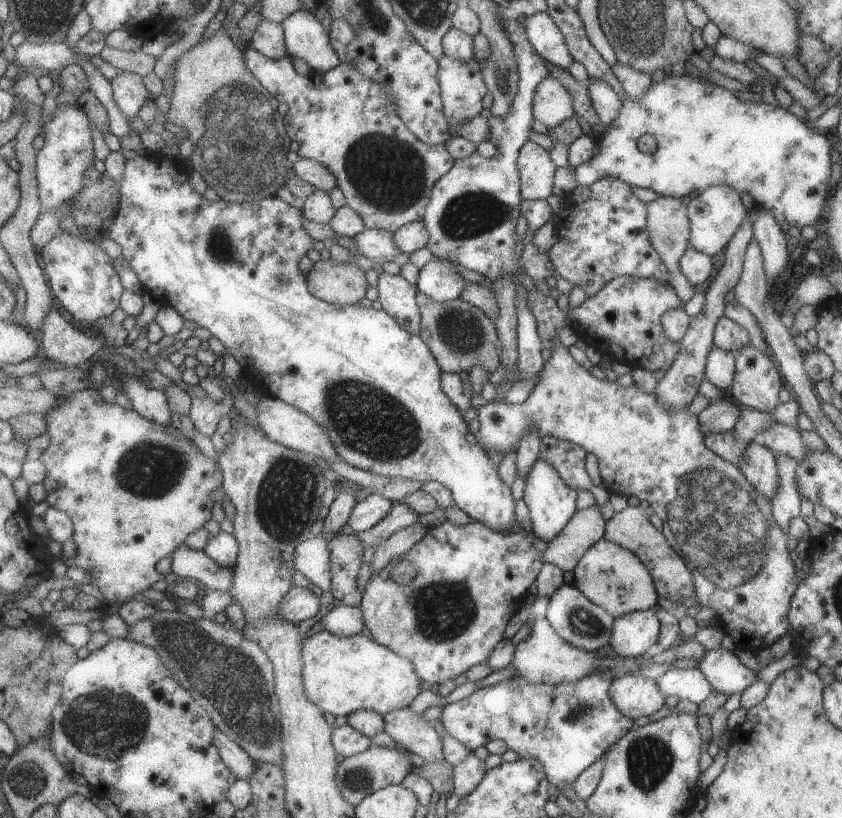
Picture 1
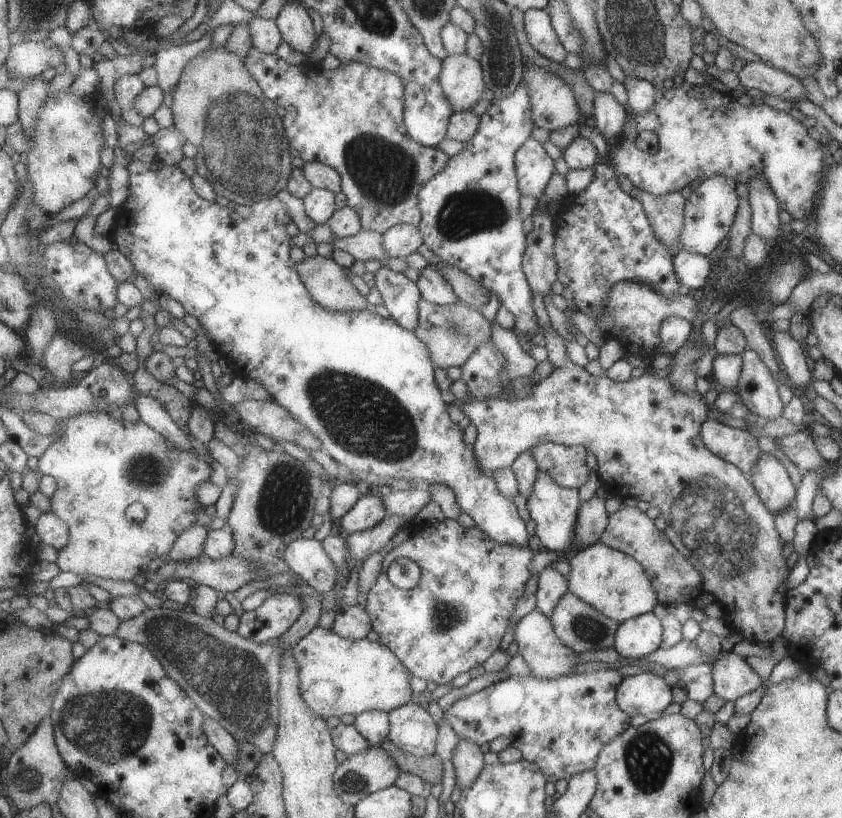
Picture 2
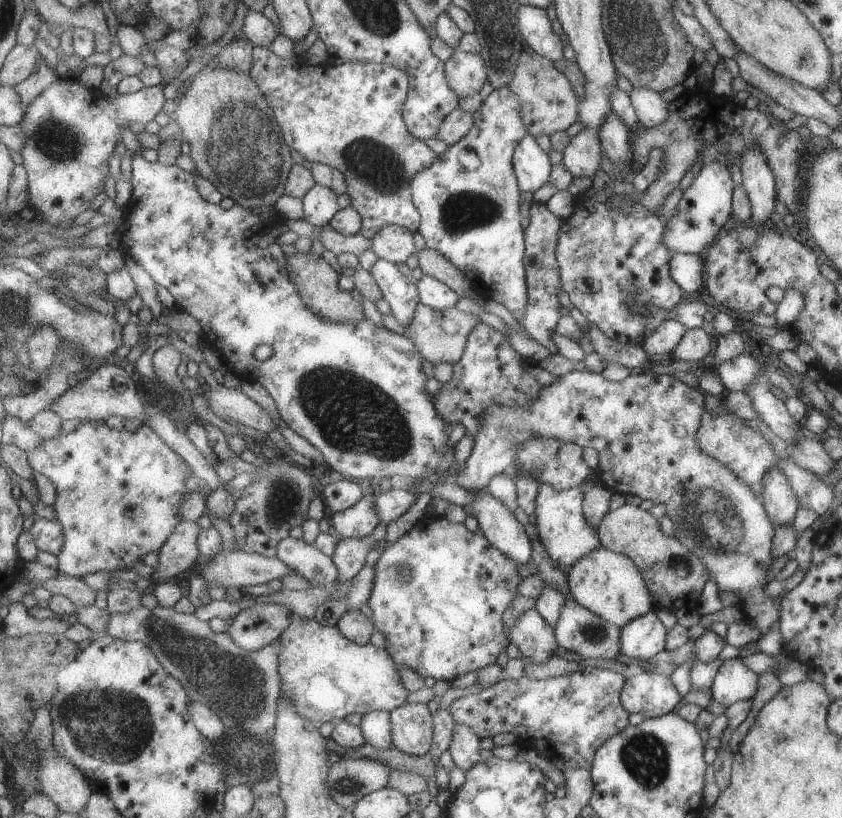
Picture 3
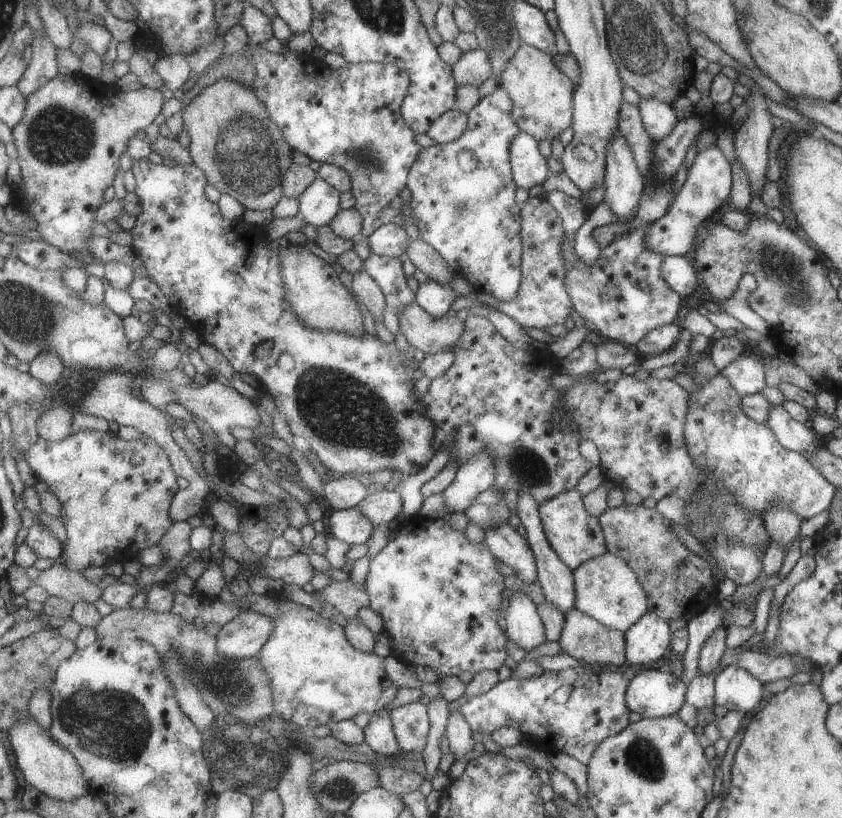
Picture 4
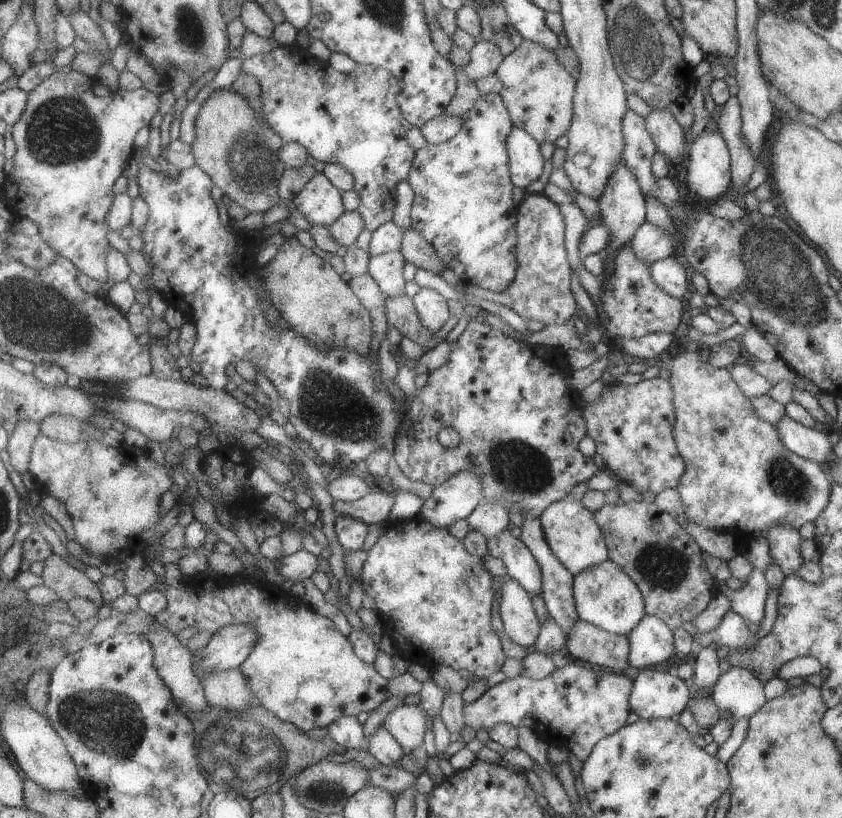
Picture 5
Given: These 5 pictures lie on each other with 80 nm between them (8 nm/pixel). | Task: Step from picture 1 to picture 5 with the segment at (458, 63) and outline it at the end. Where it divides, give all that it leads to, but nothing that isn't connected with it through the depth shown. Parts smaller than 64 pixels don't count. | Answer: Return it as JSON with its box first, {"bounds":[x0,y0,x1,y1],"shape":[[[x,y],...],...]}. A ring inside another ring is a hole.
{"bounds":[461,39,504,81],"shape":[[[483,39],[479,40],[470,52],[469,64],[461,67],[474,81],[492,75],[501,66],[504,54],[496,44]]]}

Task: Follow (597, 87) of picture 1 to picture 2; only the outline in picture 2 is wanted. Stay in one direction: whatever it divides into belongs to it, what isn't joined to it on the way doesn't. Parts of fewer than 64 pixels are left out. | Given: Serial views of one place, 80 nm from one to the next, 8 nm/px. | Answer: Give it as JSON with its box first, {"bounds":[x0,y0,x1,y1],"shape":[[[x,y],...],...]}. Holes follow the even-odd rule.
{"bounds":[591,91,627,140],"shape":[[[595,91],[594,113],[591,123],[607,140],[620,139],[622,124],[626,119],[627,109],[607,91]]]}

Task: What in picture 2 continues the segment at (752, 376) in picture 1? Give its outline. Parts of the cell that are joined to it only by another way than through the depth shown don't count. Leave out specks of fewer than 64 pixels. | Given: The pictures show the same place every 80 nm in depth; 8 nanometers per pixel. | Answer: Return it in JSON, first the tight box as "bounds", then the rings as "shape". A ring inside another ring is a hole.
{"bounds":[735,349,783,419],"shape":[[[743,349],[735,392],[749,413],[772,419],[781,416],[783,404],[777,395],[777,382],[767,365],[751,349]]]}

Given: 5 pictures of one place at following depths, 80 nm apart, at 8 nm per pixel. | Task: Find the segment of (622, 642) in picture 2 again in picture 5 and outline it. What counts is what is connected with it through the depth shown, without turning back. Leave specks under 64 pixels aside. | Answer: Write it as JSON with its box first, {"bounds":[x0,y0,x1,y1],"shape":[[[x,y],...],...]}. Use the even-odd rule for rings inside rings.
{"bounds":[627,615,675,673],"shape":[[[643,615],[635,628],[627,634],[627,638],[631,673],[652,668],[675,654],[673,630],[656,616]]]}

